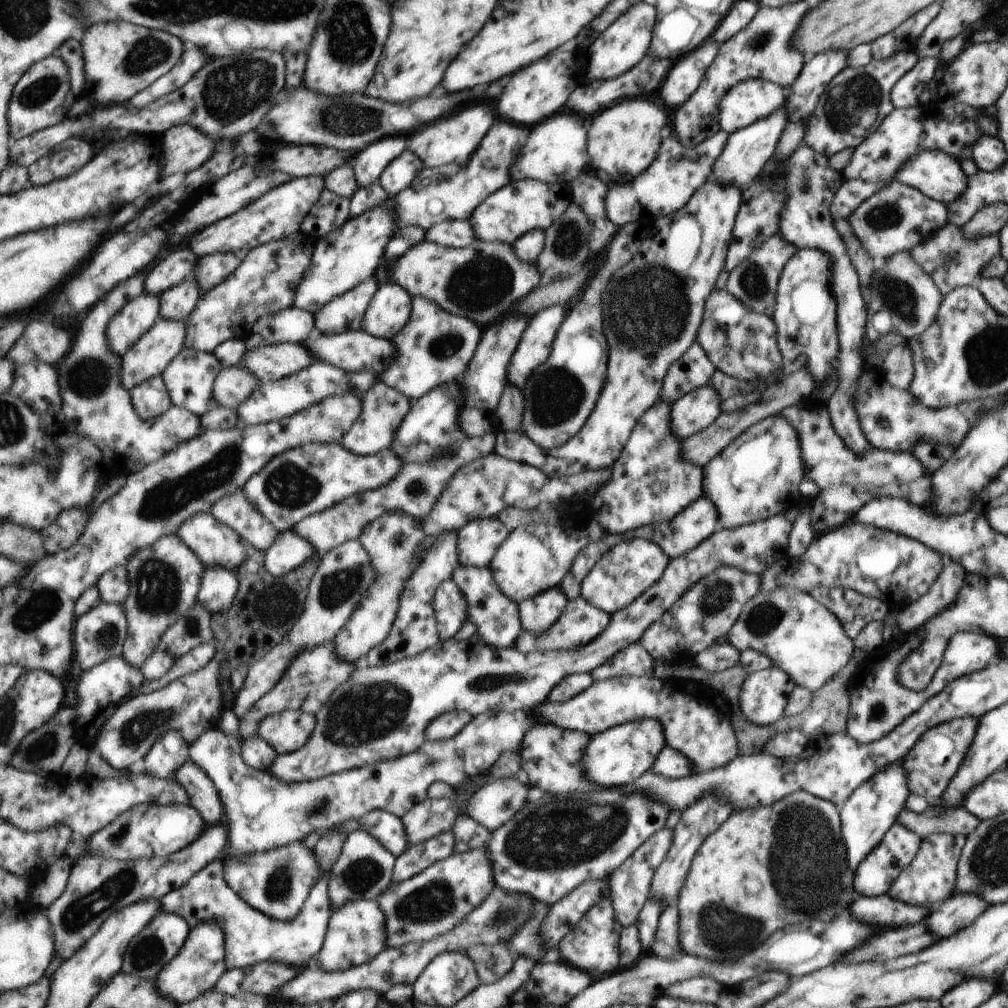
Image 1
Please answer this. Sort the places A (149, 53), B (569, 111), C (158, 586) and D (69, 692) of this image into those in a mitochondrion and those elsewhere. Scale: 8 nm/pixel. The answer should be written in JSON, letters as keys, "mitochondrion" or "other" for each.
{"A":"mitochondrion","B":"other","C":"mitochondrion","D":"other"}

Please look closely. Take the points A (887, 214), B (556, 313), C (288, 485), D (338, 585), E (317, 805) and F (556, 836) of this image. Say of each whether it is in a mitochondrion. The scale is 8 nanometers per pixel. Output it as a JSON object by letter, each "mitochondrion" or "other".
{"A":"mitochondrion","B":"other","C":"mitochondrion","D":"mitochondrion","E":"mitochondrion","F":"mitochondrion"}

